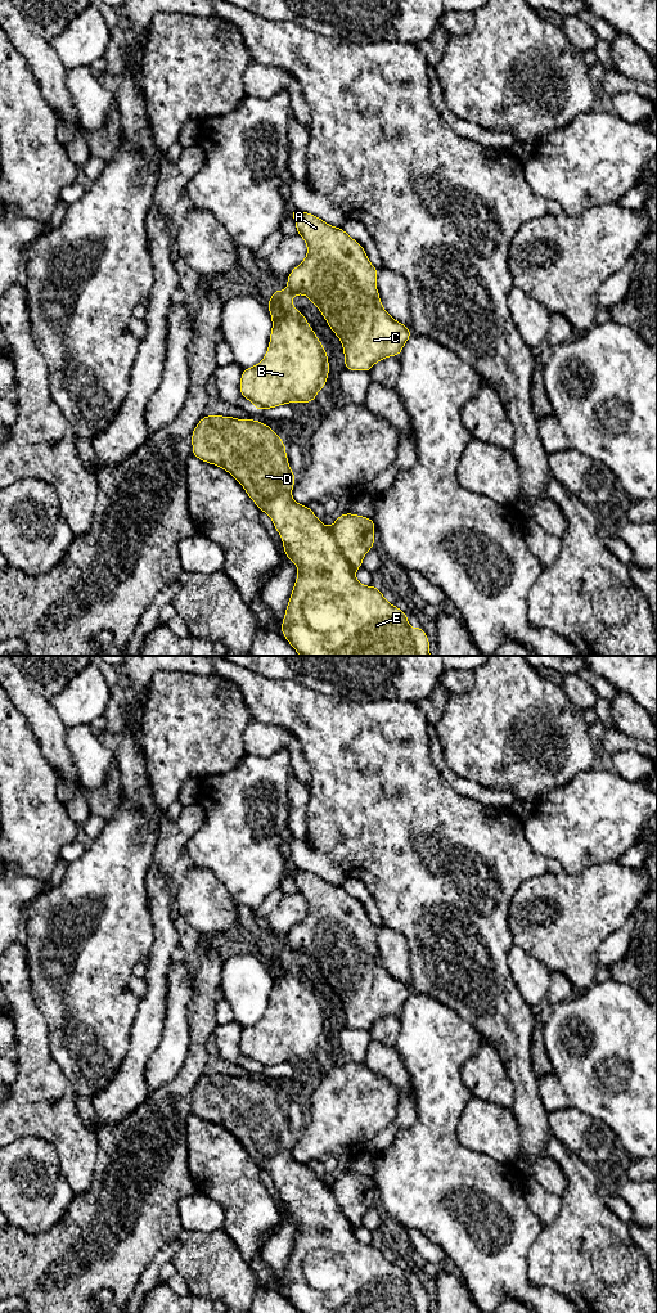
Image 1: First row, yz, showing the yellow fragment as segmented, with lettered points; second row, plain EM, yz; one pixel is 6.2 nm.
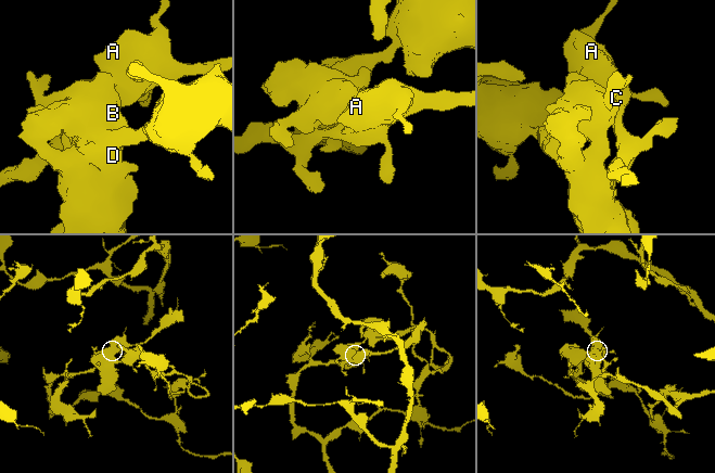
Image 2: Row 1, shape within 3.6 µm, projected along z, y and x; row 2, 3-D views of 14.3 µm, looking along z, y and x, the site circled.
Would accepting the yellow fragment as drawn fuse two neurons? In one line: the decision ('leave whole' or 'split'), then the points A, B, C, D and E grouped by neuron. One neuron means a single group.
split; groups A C / B D E

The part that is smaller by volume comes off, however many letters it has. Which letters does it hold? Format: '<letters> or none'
B, D, E

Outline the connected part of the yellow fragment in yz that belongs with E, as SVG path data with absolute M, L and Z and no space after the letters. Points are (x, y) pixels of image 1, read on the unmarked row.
M204 1074L192 1092L192 1103L194 1115L234 1134L258 1168L270 1174L283 1199L283 1211L297 1223L298 1235L280 1290L298 1313L431 1313L426 1290L418 1283L411 1289L404 1269L388 1262L377 1245L361 1244L355 1236L355 1229L361 1226L366 1210L374 1206L373 1177L343 1172L332 1186L327 1186L307 1164L297 1163L292 1157L296 1133L288 1123L285 1101L278 1092L255 1078Z

